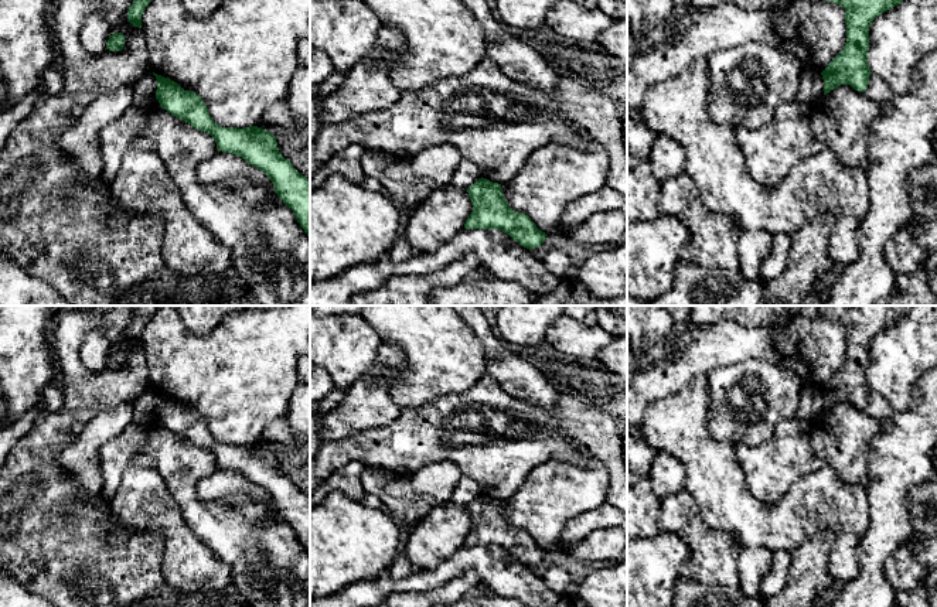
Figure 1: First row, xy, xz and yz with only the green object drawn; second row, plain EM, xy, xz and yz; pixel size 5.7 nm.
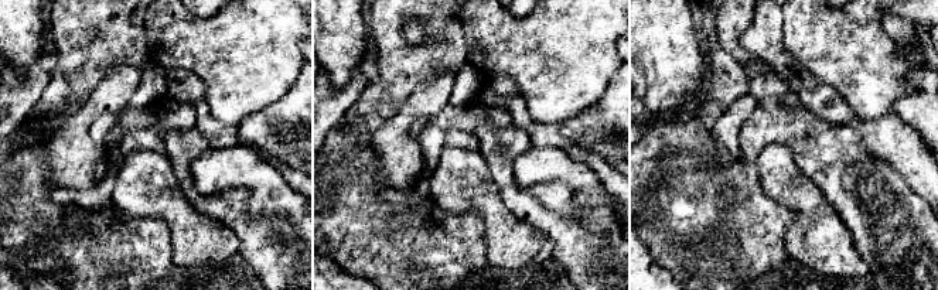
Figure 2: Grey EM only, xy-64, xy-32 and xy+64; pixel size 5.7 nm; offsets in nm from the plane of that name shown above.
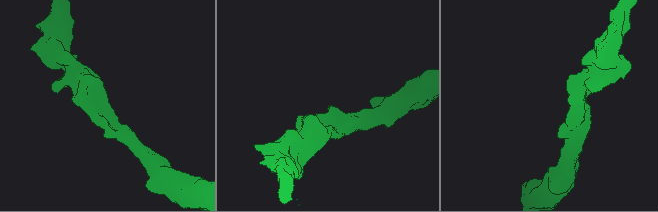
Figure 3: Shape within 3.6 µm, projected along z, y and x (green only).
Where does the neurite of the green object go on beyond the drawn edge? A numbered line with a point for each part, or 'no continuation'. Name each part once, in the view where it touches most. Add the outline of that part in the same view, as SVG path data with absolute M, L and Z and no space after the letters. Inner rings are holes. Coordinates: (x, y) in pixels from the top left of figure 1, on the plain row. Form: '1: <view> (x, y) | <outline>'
no continuation

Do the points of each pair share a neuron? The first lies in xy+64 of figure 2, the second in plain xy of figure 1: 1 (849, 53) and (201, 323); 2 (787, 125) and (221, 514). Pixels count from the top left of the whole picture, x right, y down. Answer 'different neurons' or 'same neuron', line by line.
1: different neurons
2: same neuron

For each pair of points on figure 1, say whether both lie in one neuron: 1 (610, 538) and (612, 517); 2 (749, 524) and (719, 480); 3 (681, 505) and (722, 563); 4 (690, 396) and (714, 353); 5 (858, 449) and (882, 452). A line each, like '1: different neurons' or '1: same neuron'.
1: different neurons
2: same neuron
3: same neuron
4: different neurons
5: different neurons

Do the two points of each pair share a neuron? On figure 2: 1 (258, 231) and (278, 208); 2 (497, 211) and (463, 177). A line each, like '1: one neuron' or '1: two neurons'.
1: two neurons
2: one neuron

